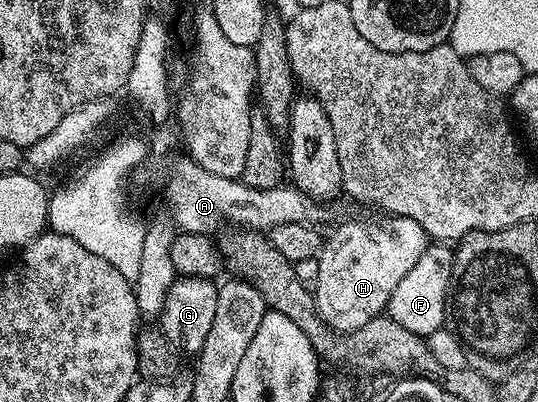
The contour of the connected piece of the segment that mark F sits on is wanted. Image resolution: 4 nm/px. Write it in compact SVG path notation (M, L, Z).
M431 242L416 265L401 278L396 289L392 289L388 318L423 337L436 333L448 319L450 282L454 278L454 251L446 247L449 246L445 242Z

